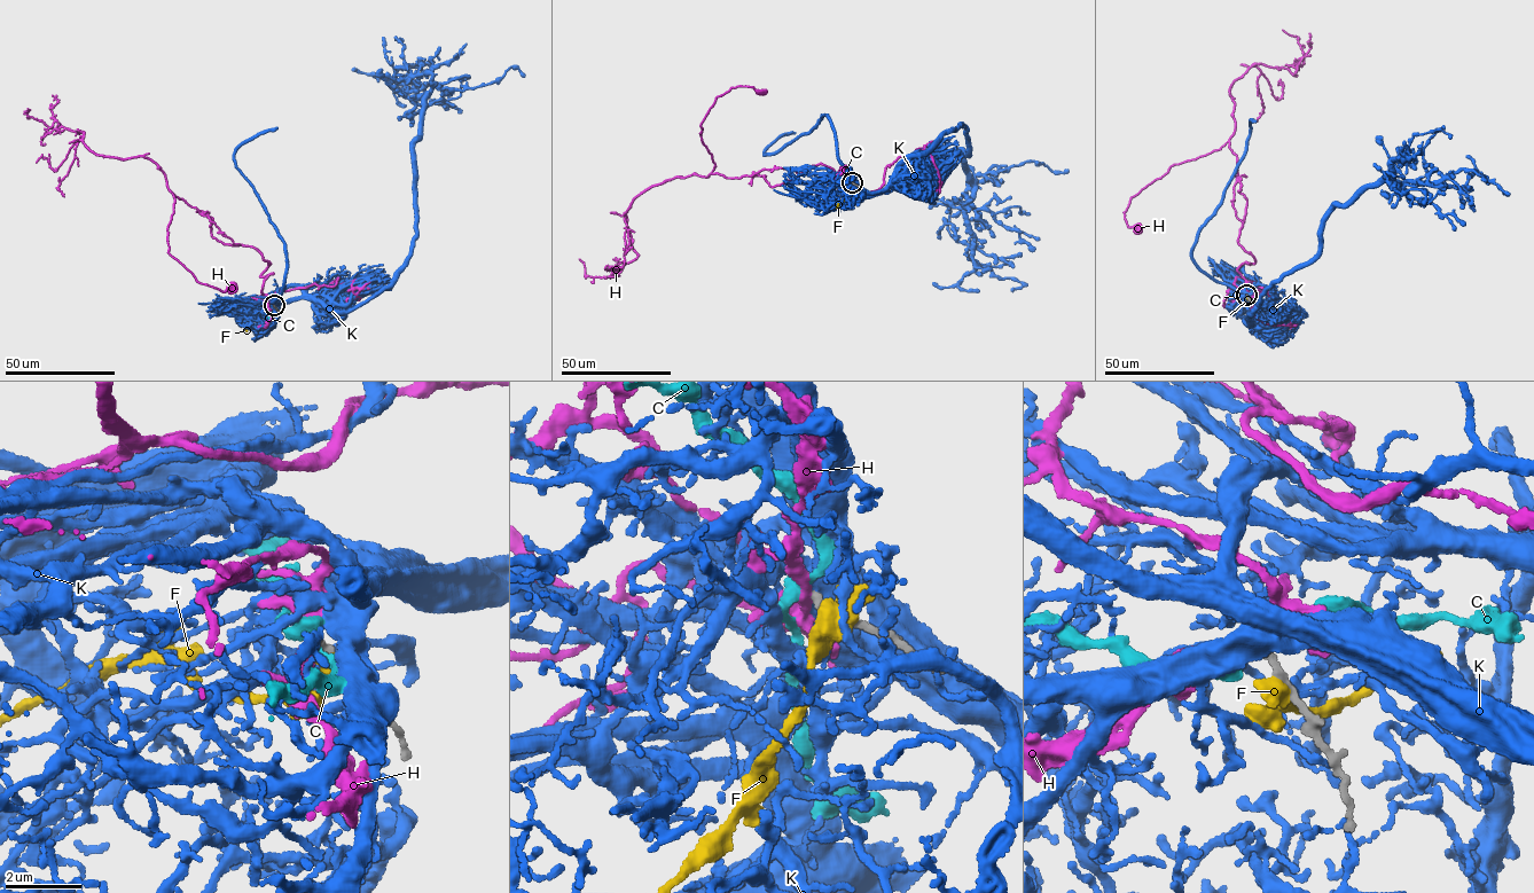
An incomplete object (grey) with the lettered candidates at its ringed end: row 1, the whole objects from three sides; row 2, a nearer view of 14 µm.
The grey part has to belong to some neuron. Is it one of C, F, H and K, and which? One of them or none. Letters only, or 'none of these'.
K

